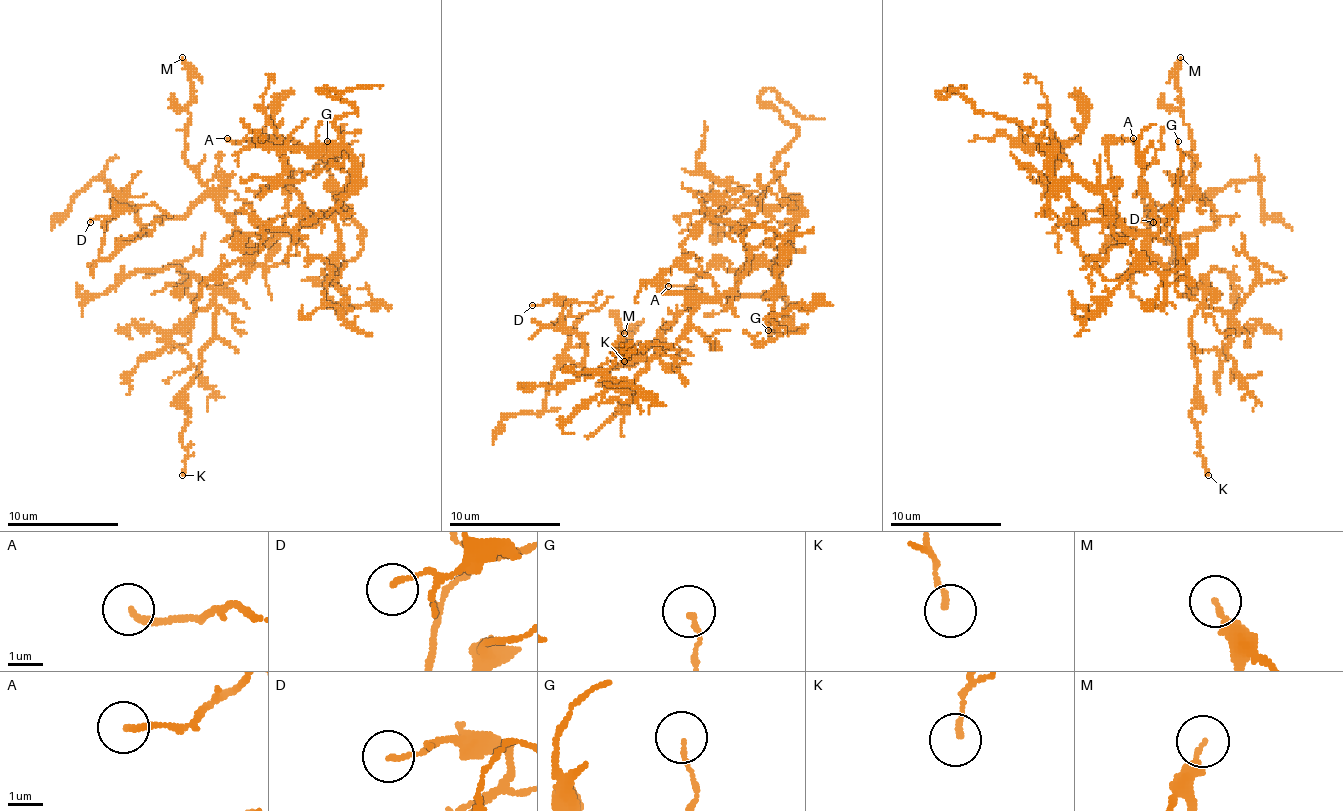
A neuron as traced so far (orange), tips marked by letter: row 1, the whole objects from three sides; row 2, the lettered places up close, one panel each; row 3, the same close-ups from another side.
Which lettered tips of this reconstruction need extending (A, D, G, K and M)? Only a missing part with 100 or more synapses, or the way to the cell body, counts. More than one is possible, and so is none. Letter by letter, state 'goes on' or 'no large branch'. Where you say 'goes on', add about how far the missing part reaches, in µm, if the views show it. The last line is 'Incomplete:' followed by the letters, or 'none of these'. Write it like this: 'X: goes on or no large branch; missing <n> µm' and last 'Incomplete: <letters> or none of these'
A: no large branch
D: no large branch
G: no large branch
K: no large branch
M: no large branch
Incomplete: none of these

